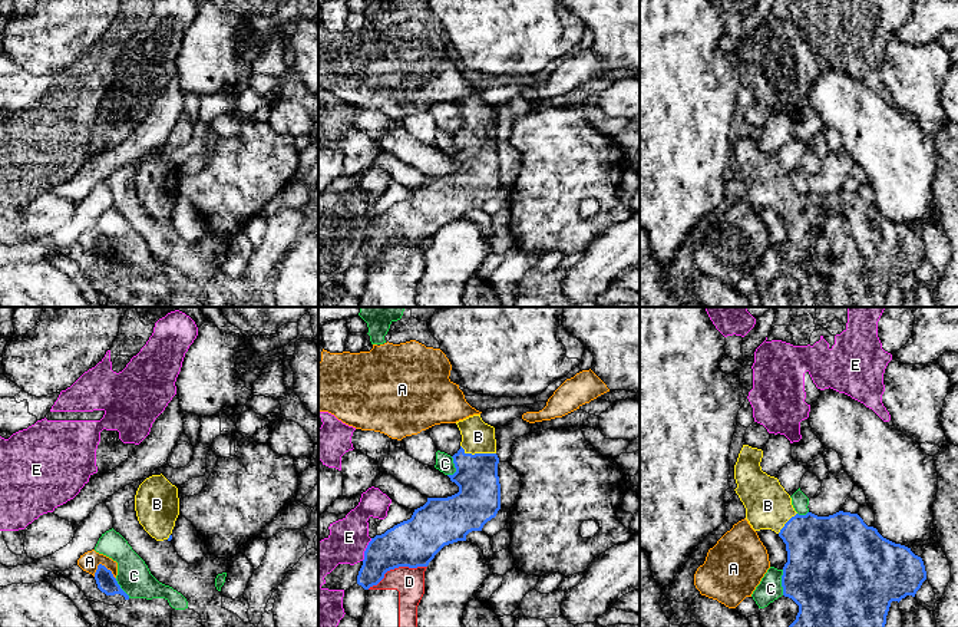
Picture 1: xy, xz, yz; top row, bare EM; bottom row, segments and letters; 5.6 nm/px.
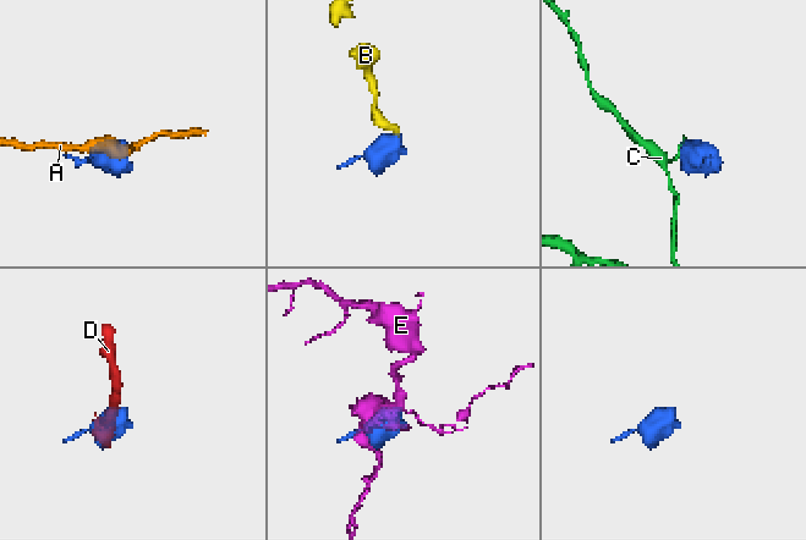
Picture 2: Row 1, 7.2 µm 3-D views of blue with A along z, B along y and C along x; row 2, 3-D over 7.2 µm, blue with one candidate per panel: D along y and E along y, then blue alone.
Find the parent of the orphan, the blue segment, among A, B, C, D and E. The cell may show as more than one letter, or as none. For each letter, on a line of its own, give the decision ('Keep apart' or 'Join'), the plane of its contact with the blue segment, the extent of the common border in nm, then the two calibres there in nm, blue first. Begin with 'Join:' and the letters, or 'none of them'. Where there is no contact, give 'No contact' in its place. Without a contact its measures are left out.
Join: B
A: Keep apart. Touches blue in xy. Shared border 130 nm. Thickness 110 nm (blue) against 110 nm
B: Join. Touches blue in xz. Shared border 200 nm. Thickness 240 nm (blue) against 180 nm
C: Keep apart. Touches blue in yz. Shared border 140 nm. Thickness 460 nm (blue) against 130 nm
D: Keep apart. Touches blue in xz. Shared border 360 nm. Thickness 260 nm (blue) against 160 nm
E: Keep apart. Touches blue in xz. Shared border 140 nm. Thickness 260 nm (blue) against 220 nm

